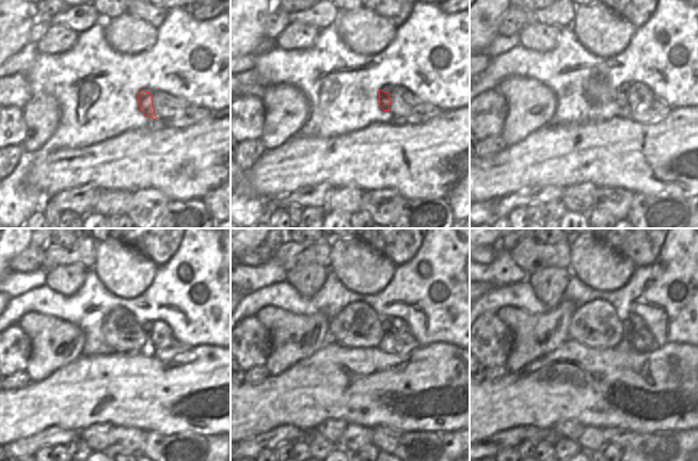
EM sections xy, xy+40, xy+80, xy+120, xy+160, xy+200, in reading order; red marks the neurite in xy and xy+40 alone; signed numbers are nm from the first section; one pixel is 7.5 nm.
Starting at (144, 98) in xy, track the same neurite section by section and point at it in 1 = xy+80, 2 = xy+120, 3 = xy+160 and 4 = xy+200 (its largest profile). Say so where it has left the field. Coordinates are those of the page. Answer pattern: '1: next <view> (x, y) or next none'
1: next xy+80 (598, 91)
2: next xy+120 (121, 331)
3: next xy+160 (357, 326)
4: next xy+200 (596, 323)

